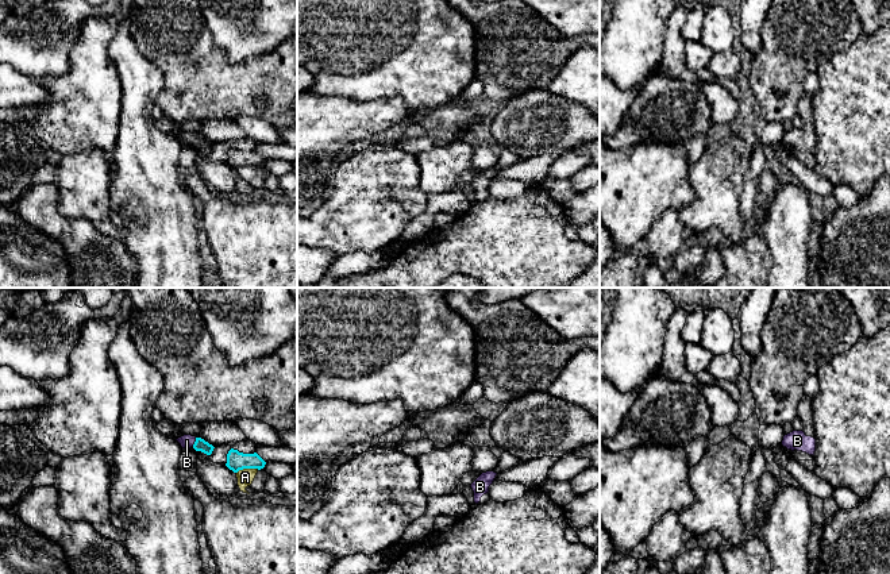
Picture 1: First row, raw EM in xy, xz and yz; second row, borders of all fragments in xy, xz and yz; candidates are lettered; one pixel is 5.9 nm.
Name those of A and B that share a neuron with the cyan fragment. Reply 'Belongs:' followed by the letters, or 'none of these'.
Belongs: B

